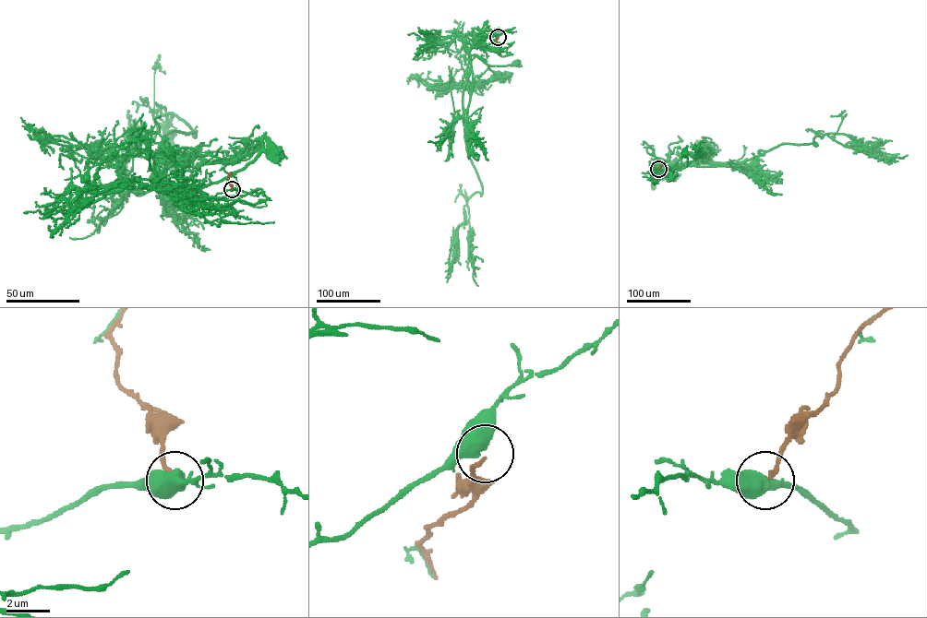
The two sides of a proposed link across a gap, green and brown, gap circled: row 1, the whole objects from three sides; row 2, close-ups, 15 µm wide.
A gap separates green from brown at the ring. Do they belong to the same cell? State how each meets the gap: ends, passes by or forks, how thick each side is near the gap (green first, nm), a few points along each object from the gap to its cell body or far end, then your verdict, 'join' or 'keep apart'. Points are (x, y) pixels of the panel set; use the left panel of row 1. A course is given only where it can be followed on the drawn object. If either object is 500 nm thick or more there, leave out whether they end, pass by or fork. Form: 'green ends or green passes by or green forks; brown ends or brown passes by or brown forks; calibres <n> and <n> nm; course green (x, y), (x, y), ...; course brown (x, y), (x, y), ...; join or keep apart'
calibres 700 and 200 nm; course green (233, 190), (218, 193), (205, 206), (164, 191), (193, 191), (222, 181), (264, 148), (275, 155); course brown (233, 189), (228, 180), (231, 172); keep apart

